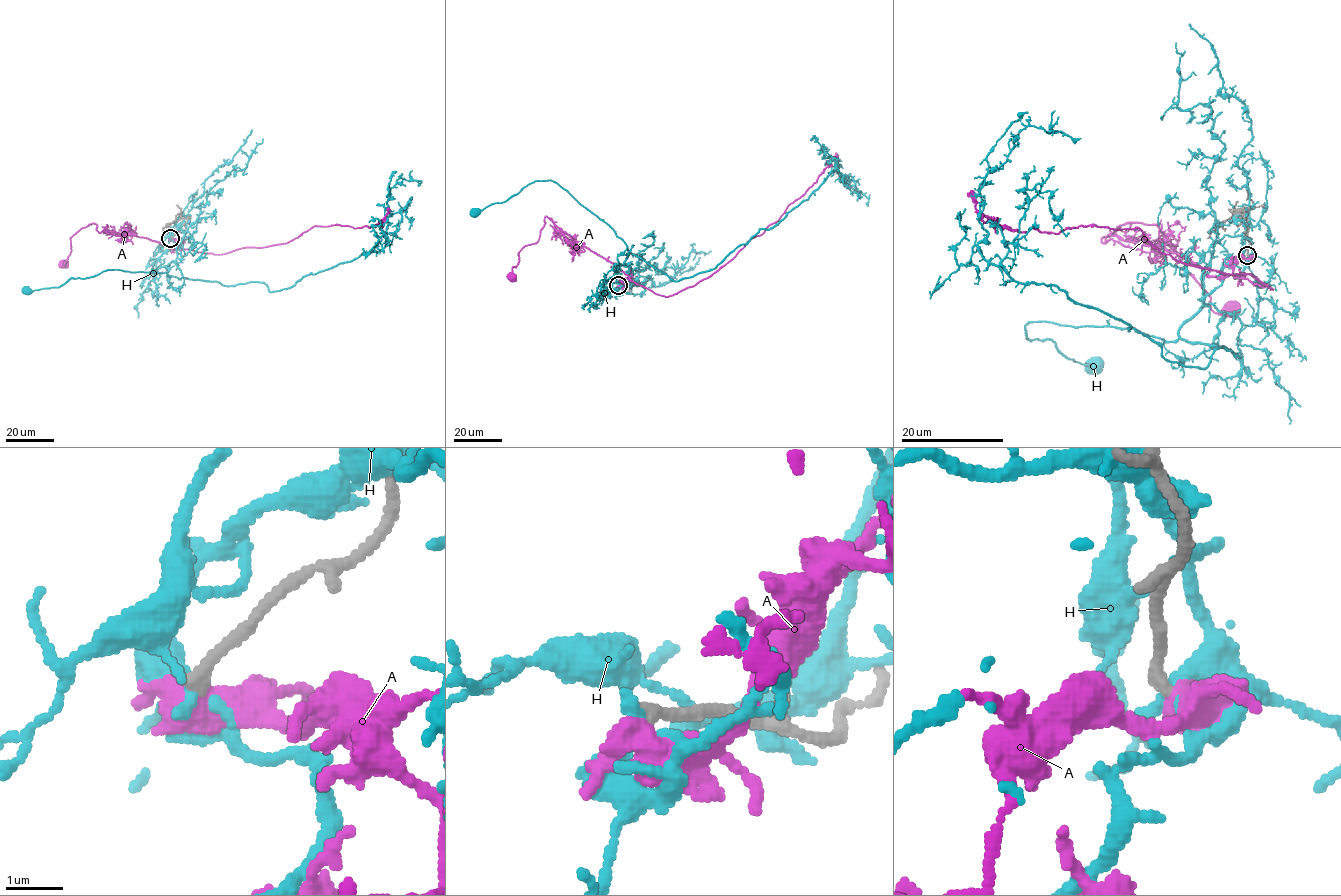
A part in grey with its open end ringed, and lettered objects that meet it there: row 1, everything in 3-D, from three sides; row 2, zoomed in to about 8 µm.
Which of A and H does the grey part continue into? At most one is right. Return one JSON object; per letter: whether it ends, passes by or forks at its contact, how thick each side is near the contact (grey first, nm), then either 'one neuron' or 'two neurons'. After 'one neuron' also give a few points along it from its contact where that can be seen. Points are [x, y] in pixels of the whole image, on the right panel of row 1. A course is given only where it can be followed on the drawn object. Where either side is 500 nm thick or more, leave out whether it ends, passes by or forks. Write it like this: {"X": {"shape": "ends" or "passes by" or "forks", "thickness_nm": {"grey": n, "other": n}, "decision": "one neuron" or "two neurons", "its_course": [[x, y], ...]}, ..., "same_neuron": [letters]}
{"A": {"thickness_nm": {"grey": 240, "other": 550}, "decision": "two neurons"}, "H": {"shape": "ends", "thickness_nm": {"grey": 240, "other": 340}, "decision": "two neurons"}, "same_neuron": []}

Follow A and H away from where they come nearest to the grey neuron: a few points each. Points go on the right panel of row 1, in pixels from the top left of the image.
A: (1248, 255), (1221, 278), (1169, 250), (1102, 239), (1126, 223), (1154, 224), (1210, 307), (1232, 308)
H: (1248, 255), (1181, 326), (1239, 356), (1205, 369), (1017, 282), (985, 177), (1080, 138)

